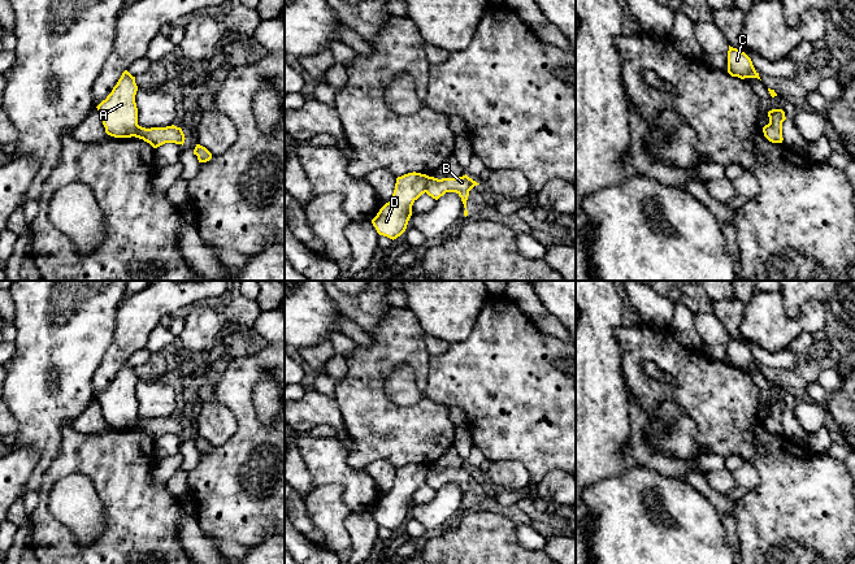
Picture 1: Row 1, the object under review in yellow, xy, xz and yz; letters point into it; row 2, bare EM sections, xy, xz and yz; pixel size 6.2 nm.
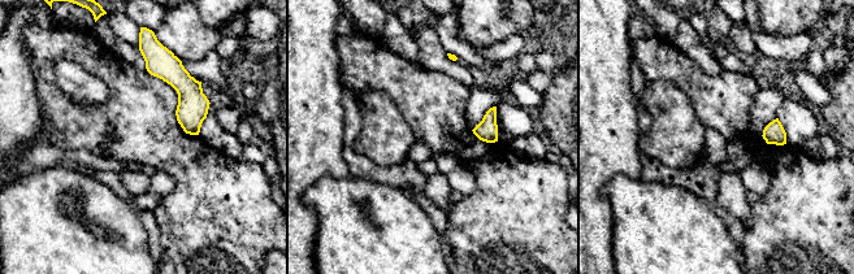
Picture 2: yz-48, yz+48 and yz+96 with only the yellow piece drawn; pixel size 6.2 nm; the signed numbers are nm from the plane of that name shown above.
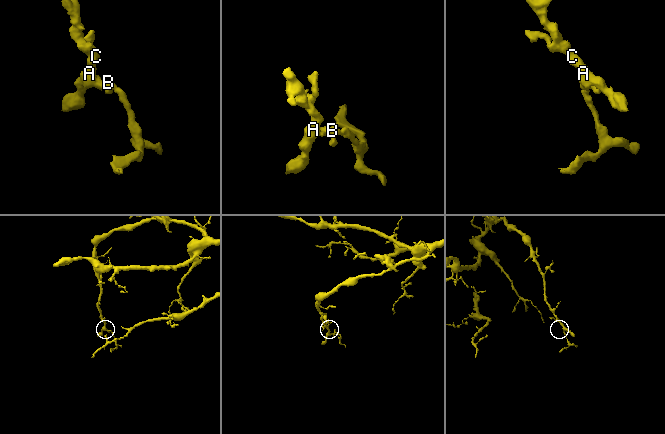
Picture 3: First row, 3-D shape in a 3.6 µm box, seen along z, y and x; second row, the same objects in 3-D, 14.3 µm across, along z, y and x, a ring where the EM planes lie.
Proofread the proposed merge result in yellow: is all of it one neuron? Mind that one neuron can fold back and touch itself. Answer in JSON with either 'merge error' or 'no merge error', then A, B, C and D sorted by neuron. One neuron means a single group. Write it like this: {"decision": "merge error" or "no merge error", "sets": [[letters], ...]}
{"decision": "merge error", "sets": [["A", "C", "D"], ["B"]]}

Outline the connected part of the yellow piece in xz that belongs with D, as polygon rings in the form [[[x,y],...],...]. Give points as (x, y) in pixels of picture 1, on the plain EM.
[[[416,463],[396,469],[390,493],[372,511],[379,526],[394,532],[405,522],[412,507],[412,496],[425,485],[428,470],[429,467]]]

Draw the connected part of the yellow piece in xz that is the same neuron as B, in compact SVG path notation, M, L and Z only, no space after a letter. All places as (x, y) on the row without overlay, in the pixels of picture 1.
M466 465L459 469L442 469L442 470L429 468L425 483L435 491L438 491L446 483L456 483L461 489L461 493L465 499L464 507L466 508L468 507L466 491L469 487L469 482L477 476L479 474L469 469Z

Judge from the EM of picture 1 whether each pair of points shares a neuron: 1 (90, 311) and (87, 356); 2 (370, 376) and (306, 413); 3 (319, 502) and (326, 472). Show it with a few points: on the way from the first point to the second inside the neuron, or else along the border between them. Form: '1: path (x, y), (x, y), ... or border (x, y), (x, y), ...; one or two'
1: path (87, 322), (87, 345); one
2: border (333, 398), (344, 426); two
3: border (315, 486), (338, 484), (346, 506); two

